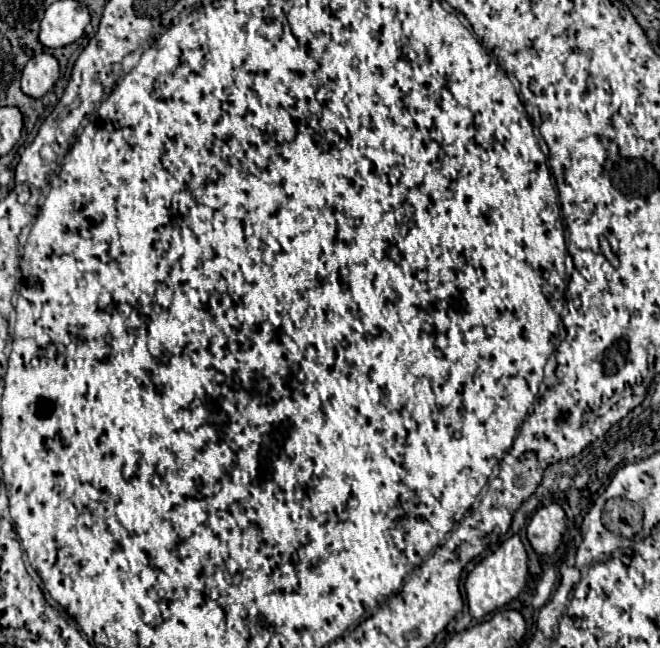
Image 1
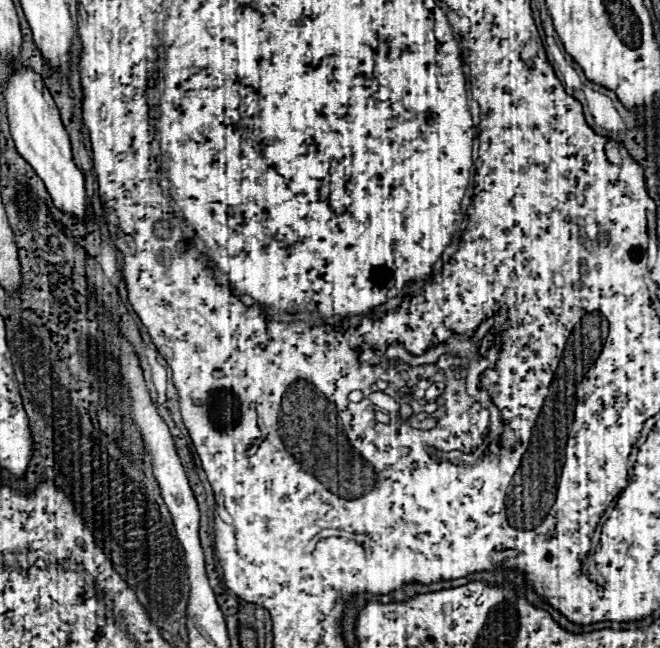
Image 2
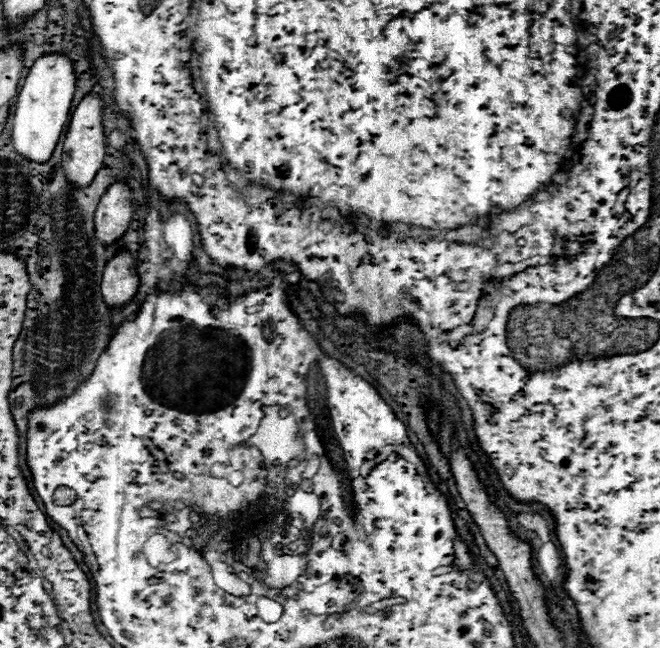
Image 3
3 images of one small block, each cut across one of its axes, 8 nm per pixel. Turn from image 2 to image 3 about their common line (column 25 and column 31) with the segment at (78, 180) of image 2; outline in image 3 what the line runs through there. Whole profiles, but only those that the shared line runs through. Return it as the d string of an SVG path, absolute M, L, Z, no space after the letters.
M48 52L32 64L16 102L14 130L12 130L16 152L36 162L44 162L52 156L52 150L56 148L56 142L68 120L74 92L76 92L76 70L66 54Z

